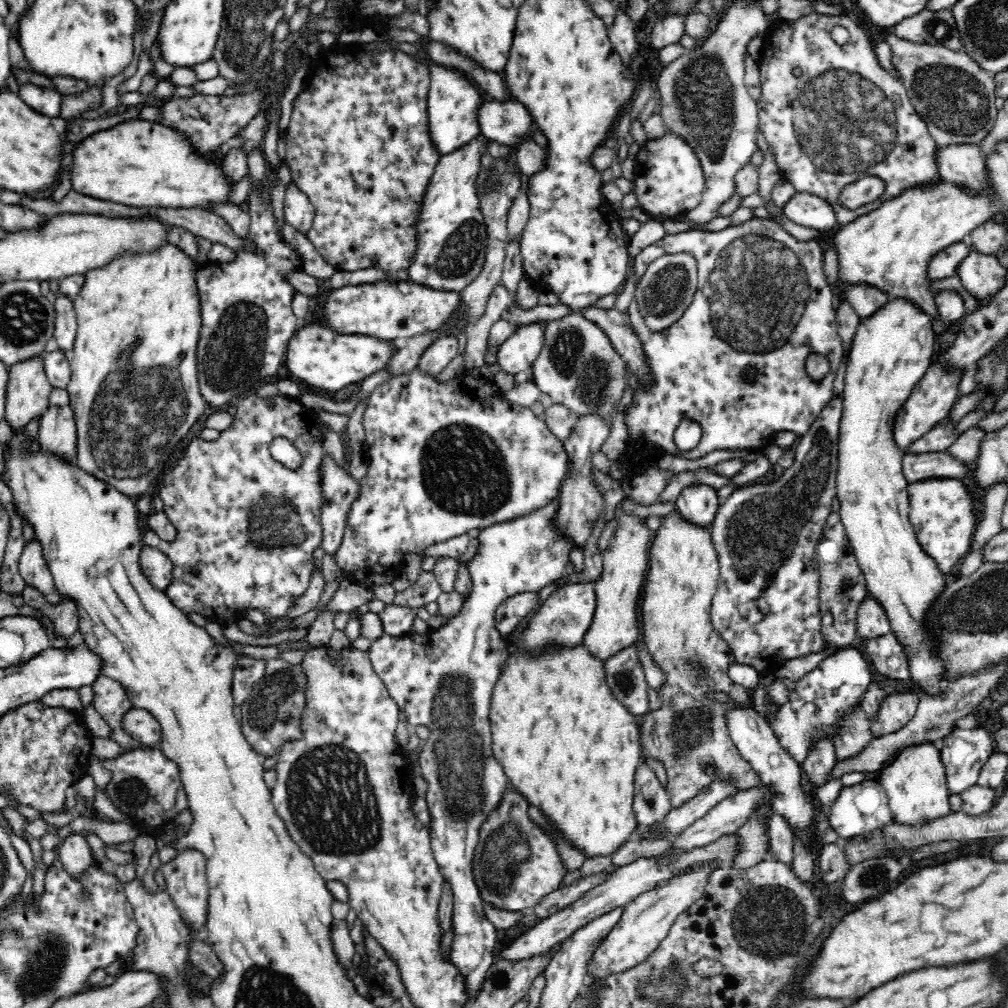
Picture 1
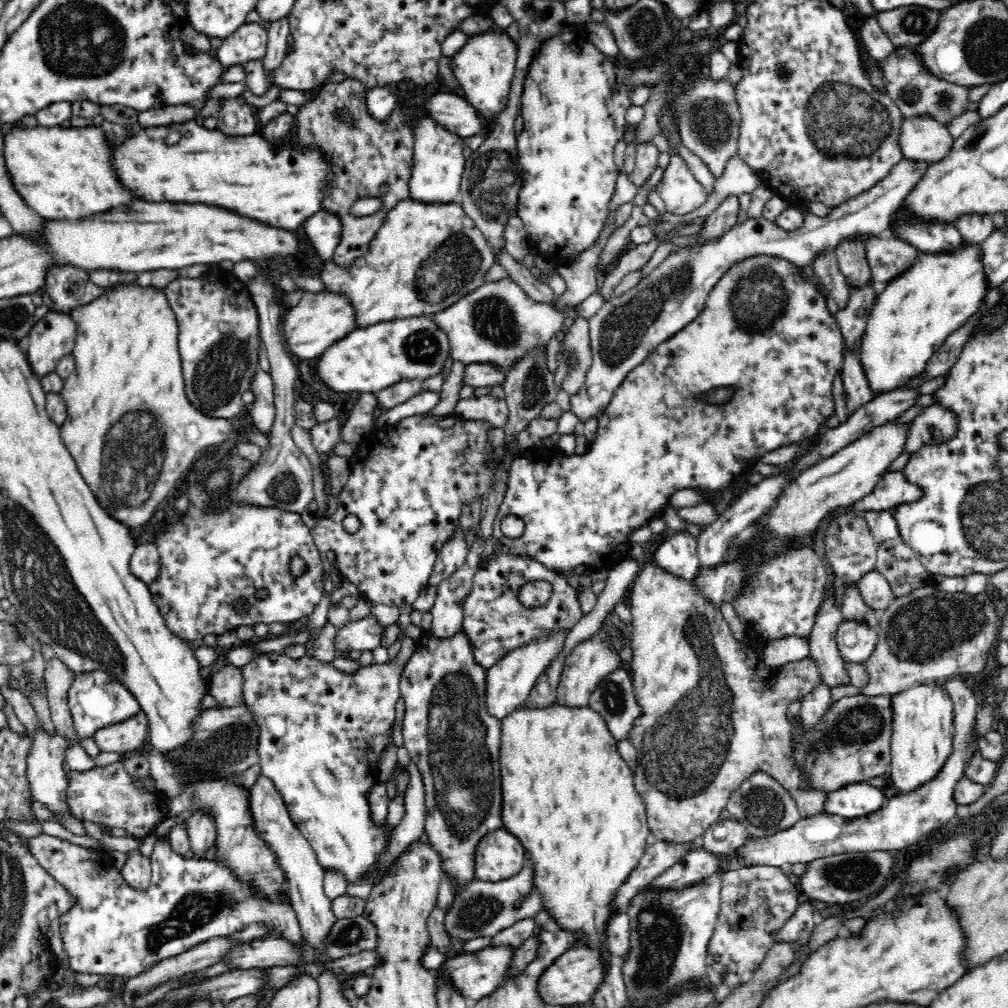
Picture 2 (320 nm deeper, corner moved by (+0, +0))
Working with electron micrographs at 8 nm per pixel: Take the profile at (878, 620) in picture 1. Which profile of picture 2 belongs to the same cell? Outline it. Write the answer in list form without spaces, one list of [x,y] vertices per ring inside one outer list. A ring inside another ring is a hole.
[[[876,569],[866,572],[857,582],[860,594],[864,601],[874,611],[881,613],[882,610],[888,608],[892,601],[892,589],[886,577]]]

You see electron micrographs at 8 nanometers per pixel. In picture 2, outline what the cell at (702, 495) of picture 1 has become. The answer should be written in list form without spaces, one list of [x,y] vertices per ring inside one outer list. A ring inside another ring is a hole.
[[[676,534],[660,545],[650,559],[668,573],[693,580],[700,568],[697,538],[692,538],[690,534]]]

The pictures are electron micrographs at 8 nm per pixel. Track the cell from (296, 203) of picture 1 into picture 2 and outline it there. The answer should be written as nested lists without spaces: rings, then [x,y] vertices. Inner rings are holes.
[[[322,209],[304,221],[306,236],[323,260],[332,260],[336,247],[341,241],[343,224],[336,213]]]

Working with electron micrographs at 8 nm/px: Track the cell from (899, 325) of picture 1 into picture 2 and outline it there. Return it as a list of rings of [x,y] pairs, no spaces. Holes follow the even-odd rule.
[[[964,240],[962,246],[948,252],[932,254],[919,251],[918,258],[914,262],[915,264],[912,264],[902,275],[886,283],[884,290],[877,294],[861,338],[859,358],[866,371],[870,388],[876,395],[898,389],[898,386],[904,384],[906,380],[922,372],[928,359],[945,338],[964,326],[968,319],[981,309],[990,290],[979,244]]]

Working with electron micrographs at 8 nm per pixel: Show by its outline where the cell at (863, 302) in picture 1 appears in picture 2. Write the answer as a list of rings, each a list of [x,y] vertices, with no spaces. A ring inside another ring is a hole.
[[[846,238],[835,248],[839,271],[847,278],[849,286],[864,286],[872,281],[866,261],[866,249],[862,238]]]

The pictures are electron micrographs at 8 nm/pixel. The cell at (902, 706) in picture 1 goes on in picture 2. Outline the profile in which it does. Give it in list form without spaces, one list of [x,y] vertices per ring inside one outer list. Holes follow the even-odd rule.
[[[862,694],[843,697],[840,700],[831,702],[831,704],[826,708],[824,714],[820,716],[818,724],[812,726],[805,730],[803,728],[801,734],[792,741],[796,741],[796,746],[793,746],[792,761],[794,765],[798,767],[800,771],[800,783],[805,784],[804,791],[814,791],[819,790],[828,794],[829,792],[838,790],[847,784],[859,783],[862,781],[868,781],[871,777],[874,776],[883,776],[885,773],[888,773],[890,762],[891,762],[891,736],[892,736],[892,703],[890,703],[890,695],[880,695],[880,696],[864,696]]]

